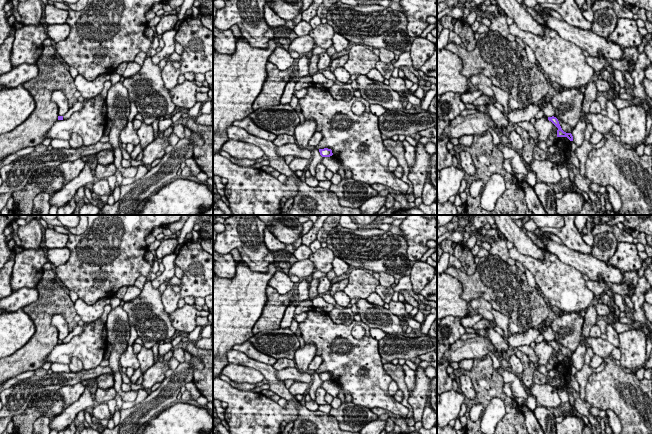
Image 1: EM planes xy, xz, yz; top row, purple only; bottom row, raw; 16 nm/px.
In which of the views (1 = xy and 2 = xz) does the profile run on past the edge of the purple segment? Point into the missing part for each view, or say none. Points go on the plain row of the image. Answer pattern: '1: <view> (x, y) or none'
1: none
2: none

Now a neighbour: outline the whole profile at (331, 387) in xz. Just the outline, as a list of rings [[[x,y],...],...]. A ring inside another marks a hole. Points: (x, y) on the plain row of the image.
[[[333,380],[323,381],[323,383],[321,384],[321,388],[323,388],[326,393],[329,393],[334,398],[337,397],[339,393],[342,393],[342,390],[340,389],[339,385]]]

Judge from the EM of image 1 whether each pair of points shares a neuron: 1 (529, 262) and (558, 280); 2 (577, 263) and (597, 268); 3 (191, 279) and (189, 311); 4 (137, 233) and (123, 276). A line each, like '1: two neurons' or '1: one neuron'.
1: one neuron
2: one neuron
3: two neurons
4: one neuron

